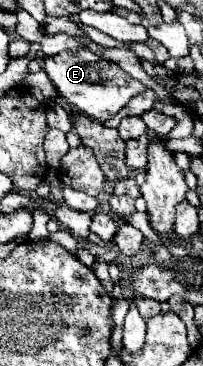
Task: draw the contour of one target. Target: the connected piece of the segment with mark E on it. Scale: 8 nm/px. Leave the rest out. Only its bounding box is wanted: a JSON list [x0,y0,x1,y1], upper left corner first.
[42,48,146,122]

